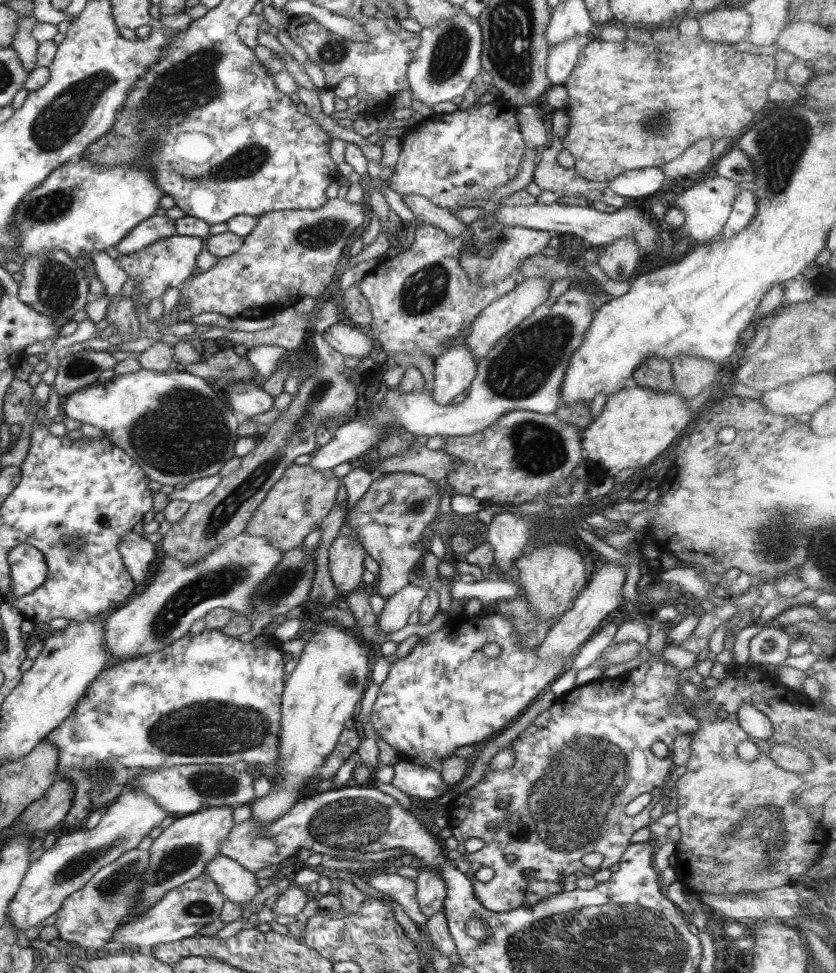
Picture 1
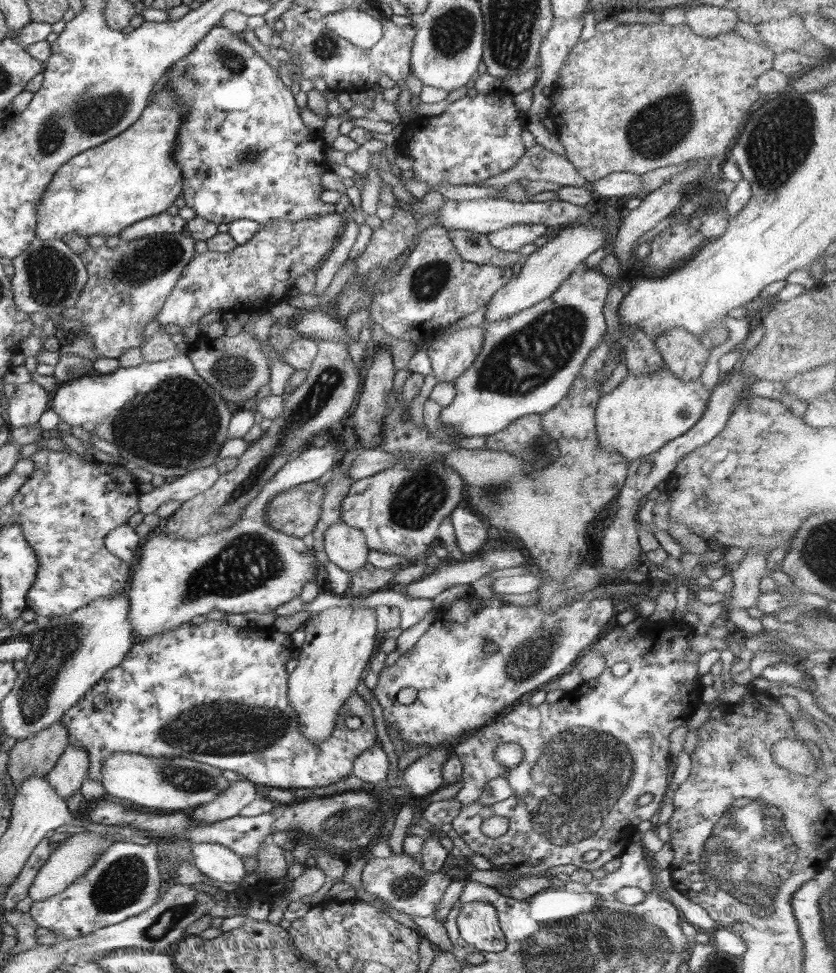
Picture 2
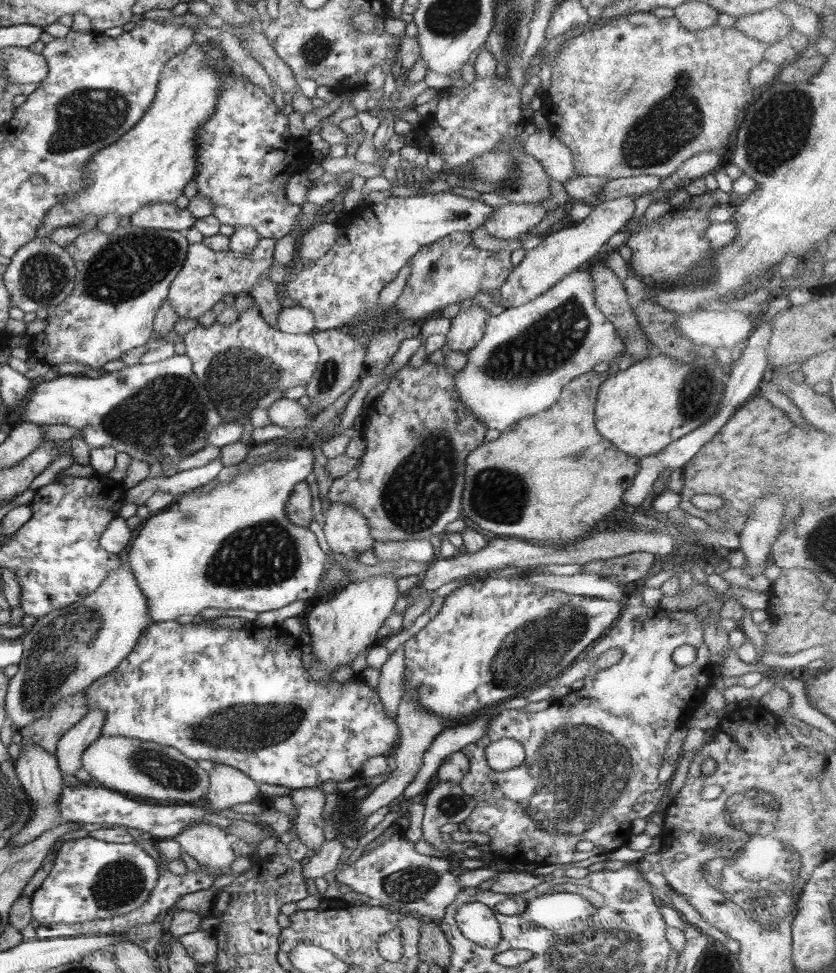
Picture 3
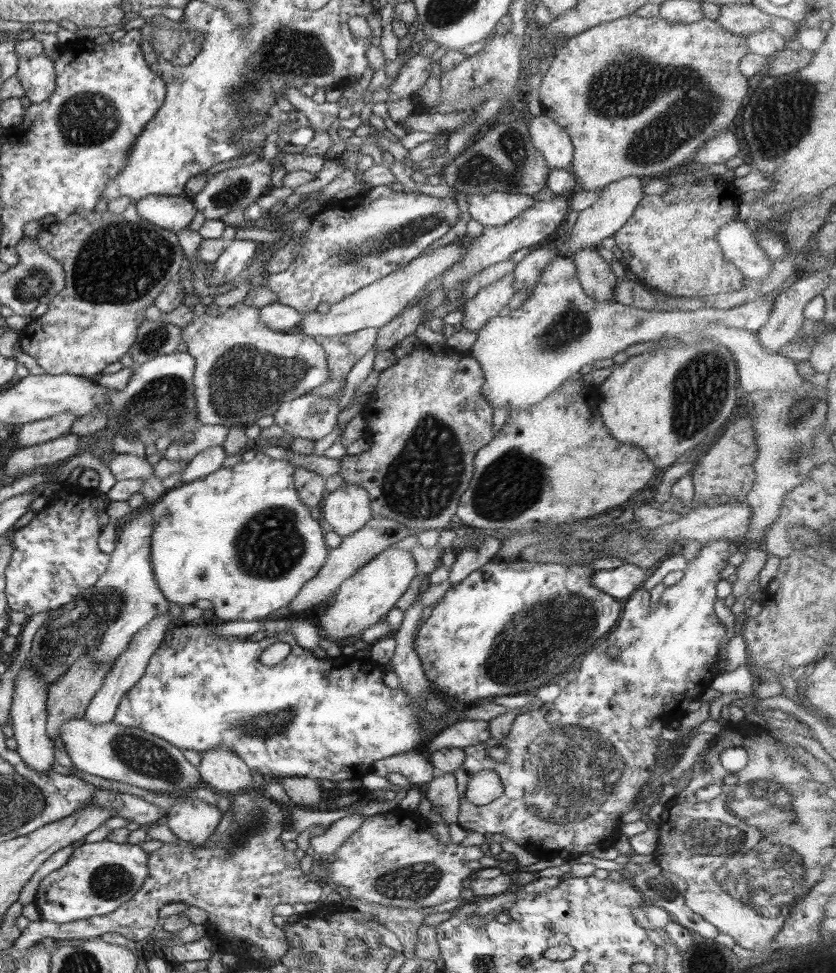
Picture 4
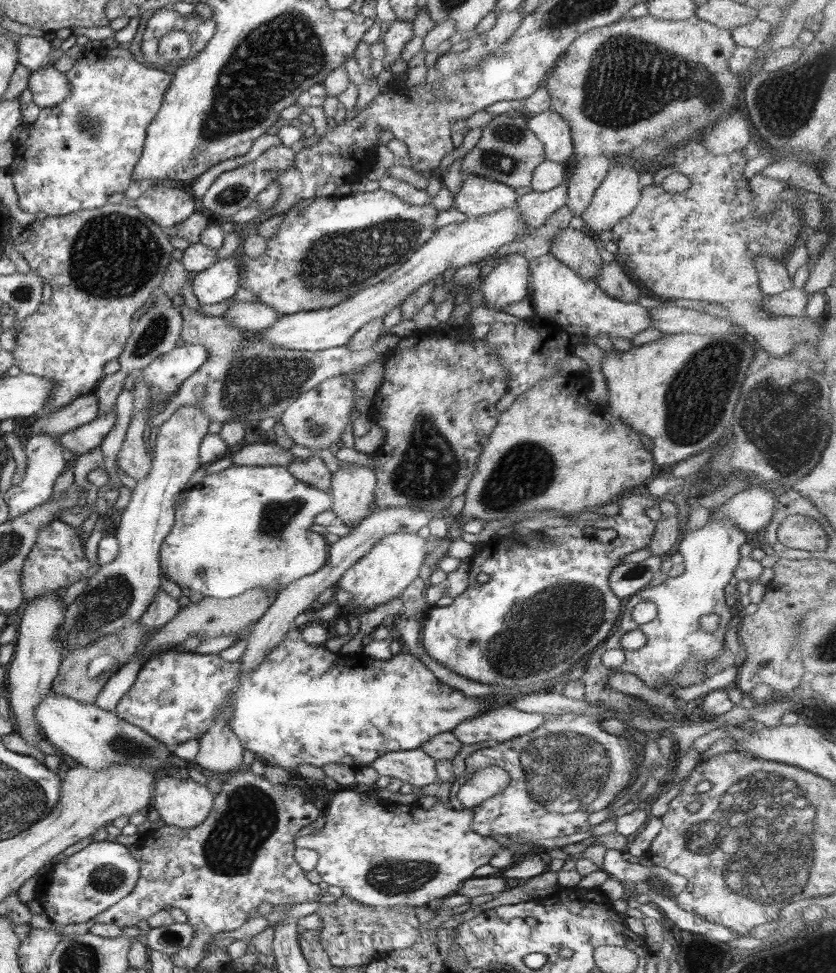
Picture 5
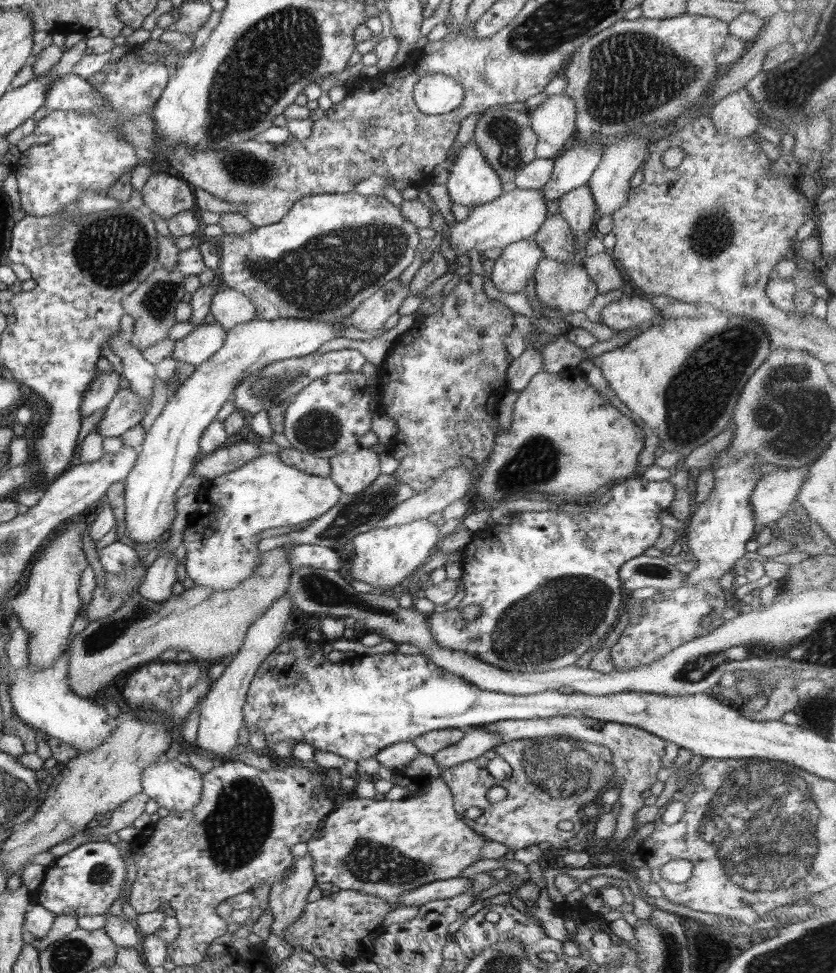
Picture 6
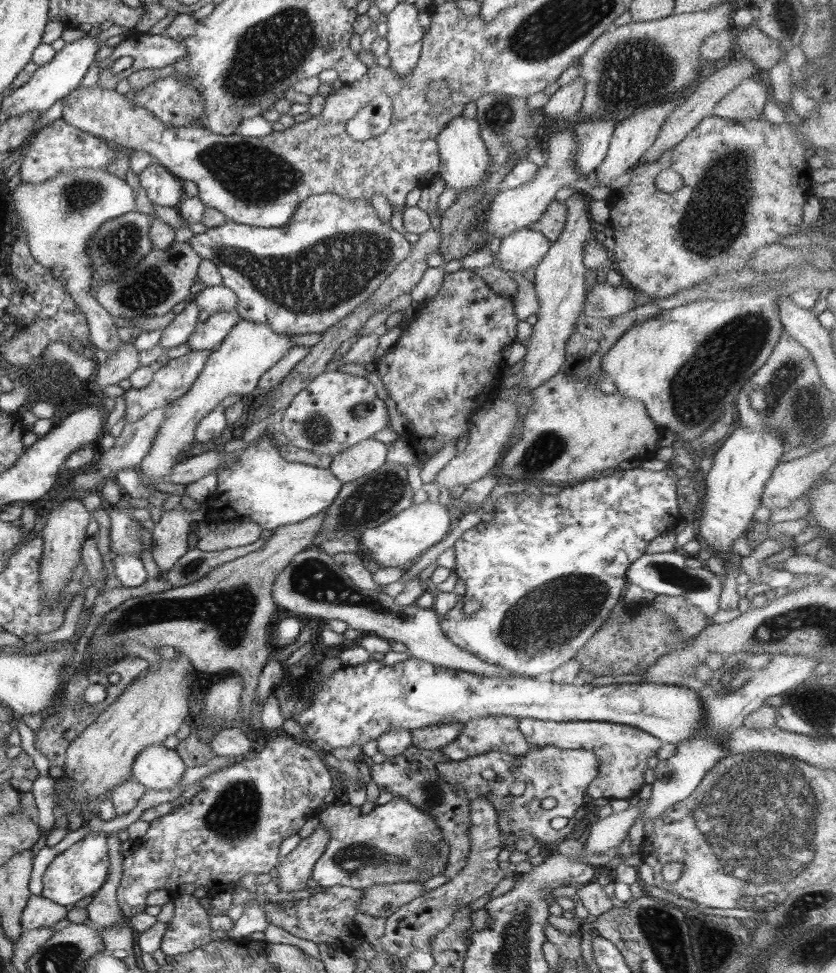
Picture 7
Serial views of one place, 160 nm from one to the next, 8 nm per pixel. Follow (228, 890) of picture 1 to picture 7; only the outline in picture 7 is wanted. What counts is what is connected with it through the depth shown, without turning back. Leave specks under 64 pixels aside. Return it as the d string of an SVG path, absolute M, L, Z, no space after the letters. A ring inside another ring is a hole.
M155 744L138 753L132 776L142 786L164 792L179 786L186 769L186 763L174 749Z

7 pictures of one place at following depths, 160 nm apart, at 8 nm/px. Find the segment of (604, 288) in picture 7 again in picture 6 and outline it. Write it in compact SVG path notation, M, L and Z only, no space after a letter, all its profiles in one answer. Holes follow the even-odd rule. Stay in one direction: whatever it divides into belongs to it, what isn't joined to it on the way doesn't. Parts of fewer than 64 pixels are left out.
M628 290L621 291L620 293L611 296L611 303L604 307L600 312L602 314L603 323L613 329L615 332L632 328L635 326L641 327L646 330L656 324L663 322L661 317L661 310L654 308L654 304L649 302L648 299L639 298L635 295L628 295Z

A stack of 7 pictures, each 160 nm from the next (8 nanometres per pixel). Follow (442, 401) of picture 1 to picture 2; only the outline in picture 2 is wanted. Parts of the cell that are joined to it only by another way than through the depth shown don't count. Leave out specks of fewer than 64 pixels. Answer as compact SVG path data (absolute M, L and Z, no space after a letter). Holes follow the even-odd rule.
M469 327L429 339L427 354L437 382L455 382L474 364L484 342L484 328Z

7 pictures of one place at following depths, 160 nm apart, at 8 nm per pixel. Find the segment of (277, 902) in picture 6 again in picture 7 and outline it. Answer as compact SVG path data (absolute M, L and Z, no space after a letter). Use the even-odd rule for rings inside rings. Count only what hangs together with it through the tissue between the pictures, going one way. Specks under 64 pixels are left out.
M320 823L314 833L304 837L289 855L281 859L271 872L273 877L278 878L280 892L296 892L307 888L306 882L310 880L314 865L329 840L330 833Z

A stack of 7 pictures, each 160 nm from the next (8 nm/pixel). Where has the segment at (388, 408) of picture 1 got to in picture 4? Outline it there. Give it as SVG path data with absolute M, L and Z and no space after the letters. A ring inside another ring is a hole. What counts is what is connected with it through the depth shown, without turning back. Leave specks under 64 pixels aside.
M557 256L546 268L533 287L532 296L506 316L495 316L477 332L477 339L466 354L478 361L484 373L482 385L483 397L492 408L518 410L542 402L552 394L565 380L580 375L580 368L586 364L593 365L596 360L614 358L636 342L658 341L661 338L672 338L687 334L690 339L702 336L702 330L709 324L723 324L730 328L740 328L756 333L767 321L776 298L768 301L767 296L756 296L749 303L727 310L705 307L697 310L672 311L642 310L619 304L618 302L598 302L588 297L580 284L575 264L570 257ZM257 453L256 457L249 461L234 464L230 467L220 467L216 472L194 480L190 483L184 483L174 489L168 490L168 493L162 496L160 501L156 501L153 506L152 523L156 525L152 540L150 540L150 557L152 557L152 572L158 583L158 588L166 597L168 602L174 602L180 607L194 605L197 600L210 600L215 606L215 619L220 622L227 621L262 621L278 608L287 606L291 600L296 598L300 589L310 580L318 575L322 566L328 559L330 548L325 544L324 532L320 527L320 520L313 520L311 517L312 508L306 507L294 484L294 473L297 467L288 461L274 460L264 453Z

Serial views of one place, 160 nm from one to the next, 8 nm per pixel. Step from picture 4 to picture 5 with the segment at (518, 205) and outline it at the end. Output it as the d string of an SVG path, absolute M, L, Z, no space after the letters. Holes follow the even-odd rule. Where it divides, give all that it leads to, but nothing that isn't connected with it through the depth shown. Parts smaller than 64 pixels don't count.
M467 174L455 194L454 206L468 217L494 214L517 204L518 193L508 185L485 176Z

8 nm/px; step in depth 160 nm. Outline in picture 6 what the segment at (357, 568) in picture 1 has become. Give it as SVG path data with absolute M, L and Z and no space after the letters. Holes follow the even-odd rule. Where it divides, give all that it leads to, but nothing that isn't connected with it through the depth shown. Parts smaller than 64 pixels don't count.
M355 447L346 452L331 456L331 475L334 483L343 494L362 493L380 475L378 453L368 447Z

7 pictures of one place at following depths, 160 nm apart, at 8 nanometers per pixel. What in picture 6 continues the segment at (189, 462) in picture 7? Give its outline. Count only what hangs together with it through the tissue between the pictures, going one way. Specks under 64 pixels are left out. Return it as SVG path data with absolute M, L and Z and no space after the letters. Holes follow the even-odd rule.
M241 440L210 454L202 454L194 465L193 471L198 478L213 479L215 476L222 476L222 474L240 468L264 452L257 444Z

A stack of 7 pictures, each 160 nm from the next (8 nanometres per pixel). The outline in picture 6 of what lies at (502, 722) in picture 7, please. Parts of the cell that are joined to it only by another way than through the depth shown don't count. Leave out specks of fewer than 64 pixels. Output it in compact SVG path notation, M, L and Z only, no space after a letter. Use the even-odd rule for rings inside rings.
M474 726L466 729L465 735L452 747L446 747L433 754L432 758L438 764L441 771L454 767L469 760L476 760L486 751L502 744L505 738L501 738L497 732L486 730L482 727Z

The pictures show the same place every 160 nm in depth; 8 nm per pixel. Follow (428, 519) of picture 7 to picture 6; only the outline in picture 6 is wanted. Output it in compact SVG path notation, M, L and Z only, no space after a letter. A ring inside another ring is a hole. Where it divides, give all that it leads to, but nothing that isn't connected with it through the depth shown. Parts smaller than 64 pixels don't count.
M422 519L390 528L376 527L354 536L350 542L355 557L352 558L353 566L348 570L350 577L376 586L375 590L378 592L385 592L388 588L398 586L428 562L430 551L442 541L440 525L441 523L431 524L428 519Z

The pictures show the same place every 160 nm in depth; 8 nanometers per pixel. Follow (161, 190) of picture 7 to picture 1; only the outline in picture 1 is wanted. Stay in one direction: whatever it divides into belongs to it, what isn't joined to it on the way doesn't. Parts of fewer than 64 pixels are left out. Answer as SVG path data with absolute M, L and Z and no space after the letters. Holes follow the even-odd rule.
M154 215L139 222L115 247L120 255L132 254L172 235L176 235L175 221L166 215Z

